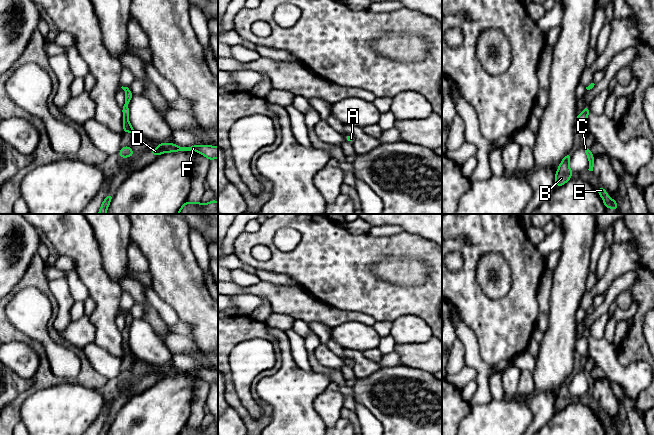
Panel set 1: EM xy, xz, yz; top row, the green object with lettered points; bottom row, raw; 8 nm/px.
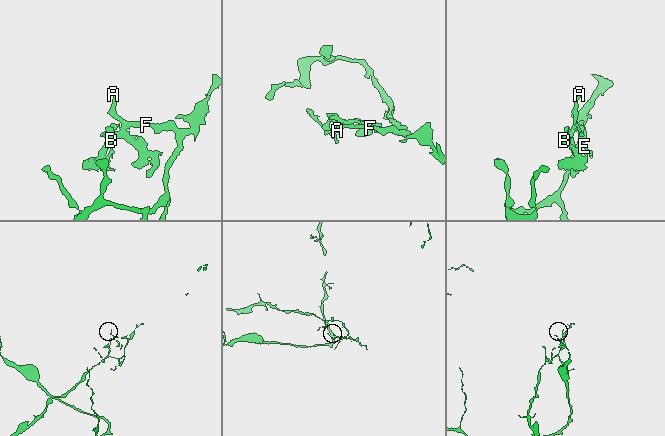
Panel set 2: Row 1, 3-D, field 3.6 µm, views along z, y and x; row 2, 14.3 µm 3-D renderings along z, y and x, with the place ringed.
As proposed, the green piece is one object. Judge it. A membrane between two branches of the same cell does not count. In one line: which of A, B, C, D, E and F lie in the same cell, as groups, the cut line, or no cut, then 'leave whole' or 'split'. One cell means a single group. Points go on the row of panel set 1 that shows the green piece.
A B C D E F; no cut; leave whole

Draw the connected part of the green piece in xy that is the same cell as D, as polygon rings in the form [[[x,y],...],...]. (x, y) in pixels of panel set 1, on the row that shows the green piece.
[[[159,143],[157,149],[151,149],[150,154],[160,156],[161,153],[196,151],[205,156],[209,161],[218,158],[218,146],[193,145],[190,147],[180,147],[173,143]]]

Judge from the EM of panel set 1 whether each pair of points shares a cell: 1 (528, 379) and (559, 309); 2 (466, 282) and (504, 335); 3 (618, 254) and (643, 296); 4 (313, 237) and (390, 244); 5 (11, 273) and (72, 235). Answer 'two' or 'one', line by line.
1: two
2: one
3: two
4: one
5: two

